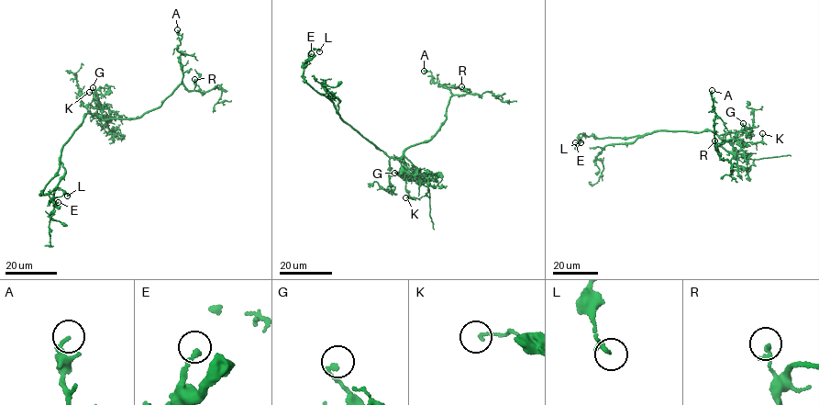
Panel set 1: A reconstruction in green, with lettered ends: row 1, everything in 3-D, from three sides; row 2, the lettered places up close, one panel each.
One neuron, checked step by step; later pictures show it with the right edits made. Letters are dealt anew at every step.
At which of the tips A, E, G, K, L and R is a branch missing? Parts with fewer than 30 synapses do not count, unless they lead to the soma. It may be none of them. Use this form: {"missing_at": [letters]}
{"missing_at": []}

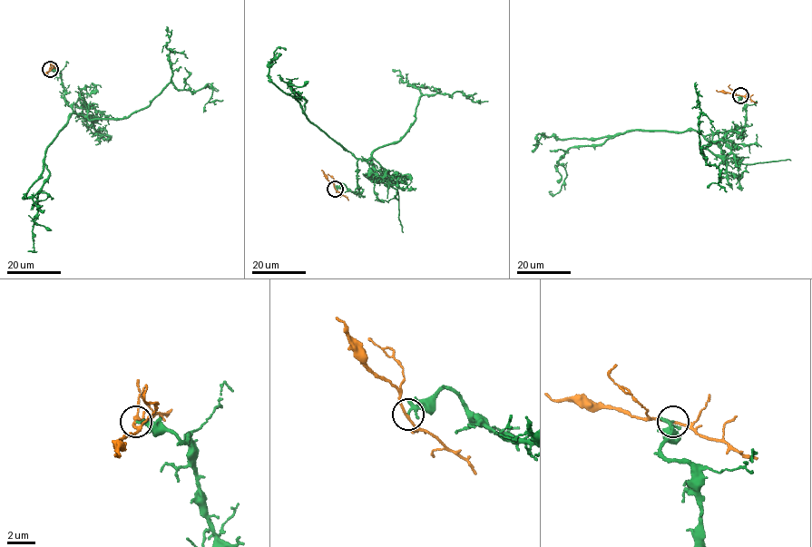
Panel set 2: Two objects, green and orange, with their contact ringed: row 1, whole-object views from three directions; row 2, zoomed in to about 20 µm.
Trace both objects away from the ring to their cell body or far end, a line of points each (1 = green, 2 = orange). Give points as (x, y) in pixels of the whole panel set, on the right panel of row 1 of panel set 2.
1: (740, 95), (746, 119), (738, 128), (703, 136), (638, 129), (574, 146), (558, 161), (566, 177), (552, 191)
2: (740, 95), (716, 90)

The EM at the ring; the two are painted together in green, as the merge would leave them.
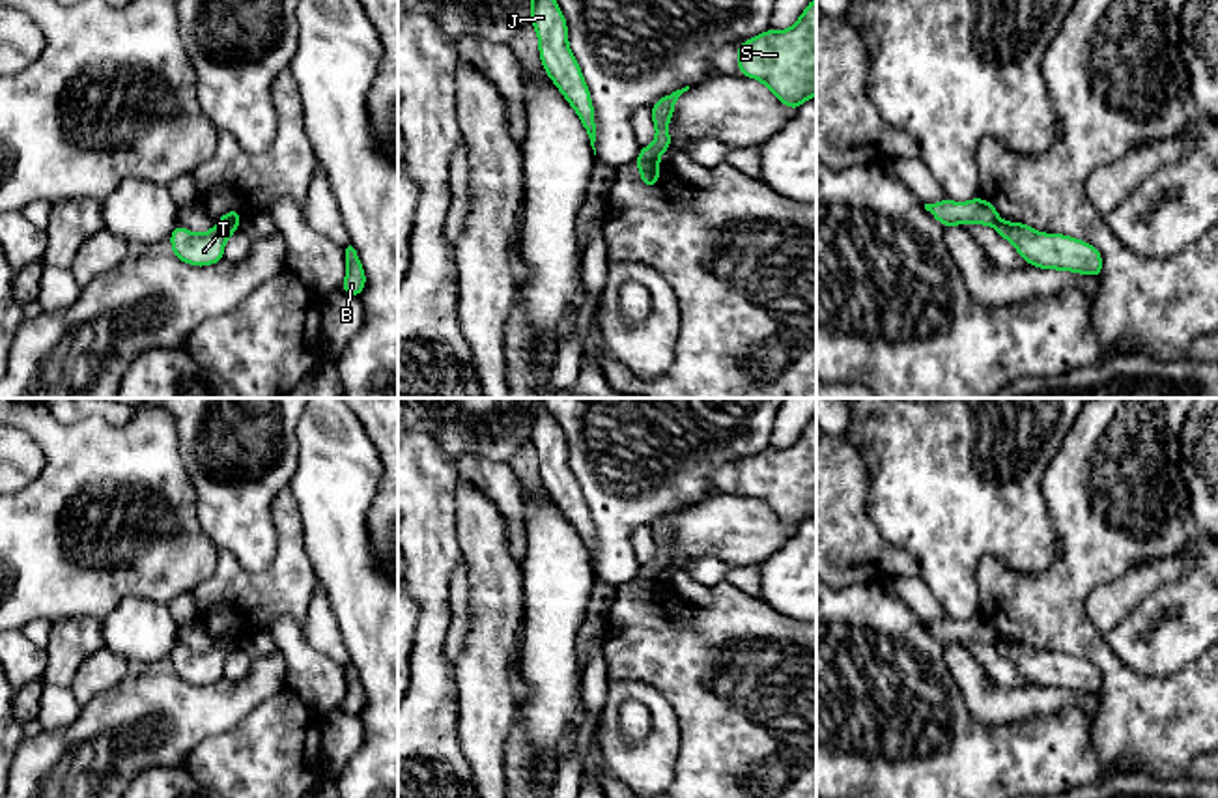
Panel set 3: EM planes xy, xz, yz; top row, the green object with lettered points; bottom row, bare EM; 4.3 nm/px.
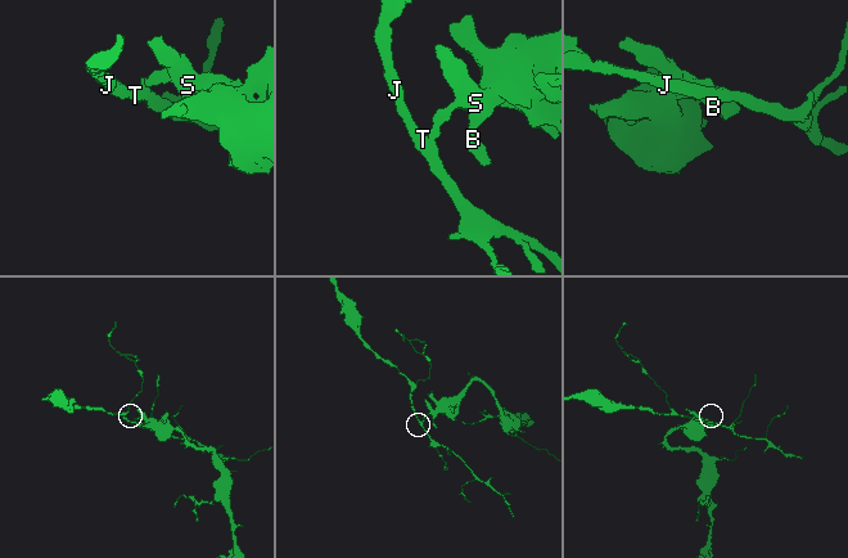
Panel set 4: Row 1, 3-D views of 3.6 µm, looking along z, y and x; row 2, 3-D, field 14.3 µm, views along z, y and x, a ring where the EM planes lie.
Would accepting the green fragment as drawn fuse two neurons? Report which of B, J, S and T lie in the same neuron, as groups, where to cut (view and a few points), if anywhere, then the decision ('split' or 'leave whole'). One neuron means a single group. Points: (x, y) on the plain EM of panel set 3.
B S / J T | xy (221, 640), (238, 643) | split

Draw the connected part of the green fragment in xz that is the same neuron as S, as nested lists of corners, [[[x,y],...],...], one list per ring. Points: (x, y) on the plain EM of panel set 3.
[[[816,415],[788,449],[766,450],[736,463],[738,493],[766,503],[788,527],[816,514]]]

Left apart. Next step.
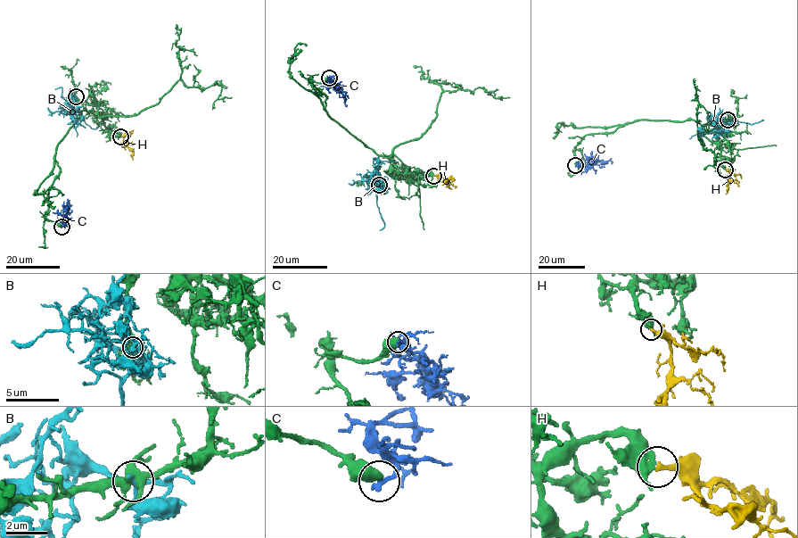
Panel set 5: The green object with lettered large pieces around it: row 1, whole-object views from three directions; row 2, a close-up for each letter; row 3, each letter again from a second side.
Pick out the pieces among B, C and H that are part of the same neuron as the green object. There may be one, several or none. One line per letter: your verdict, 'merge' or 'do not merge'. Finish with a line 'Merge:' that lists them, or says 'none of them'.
B: do not merge
C: do not merge
H: merge
Merge: H

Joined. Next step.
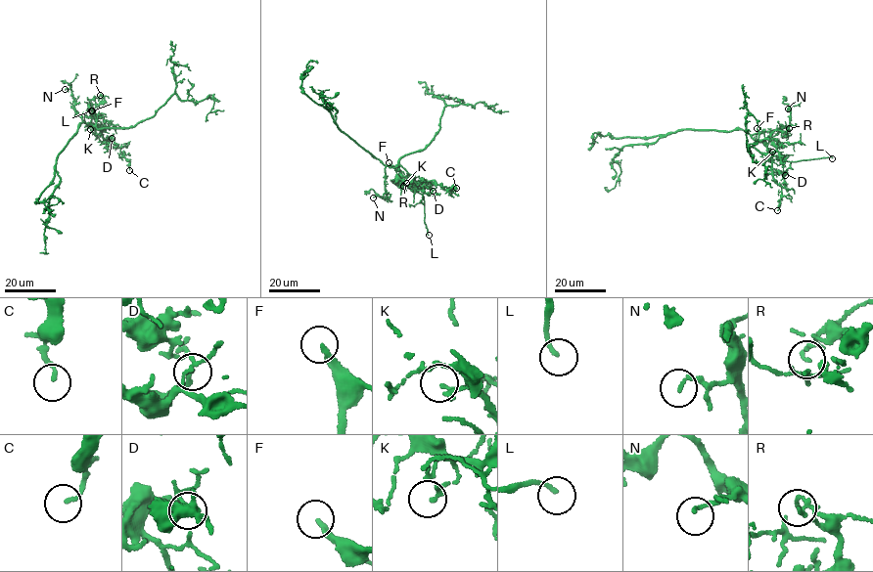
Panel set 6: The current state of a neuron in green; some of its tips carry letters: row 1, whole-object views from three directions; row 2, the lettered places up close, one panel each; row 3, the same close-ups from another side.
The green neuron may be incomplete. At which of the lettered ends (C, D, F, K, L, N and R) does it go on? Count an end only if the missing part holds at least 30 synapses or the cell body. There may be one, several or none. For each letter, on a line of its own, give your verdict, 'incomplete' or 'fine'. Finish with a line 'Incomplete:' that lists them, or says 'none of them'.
C: fine
D: fine
F: incomplete
K: fine
L: incomplete
N: fine
R: fine
Incomplete: F, L

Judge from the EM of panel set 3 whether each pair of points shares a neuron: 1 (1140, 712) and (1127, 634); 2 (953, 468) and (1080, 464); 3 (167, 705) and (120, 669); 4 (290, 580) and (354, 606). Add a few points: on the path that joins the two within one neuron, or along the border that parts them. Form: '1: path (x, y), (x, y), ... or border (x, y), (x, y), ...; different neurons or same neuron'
1: border (1104, 638), (1136, 671), (1177, 671); different neurons
2: border (1069, 427), (1041, 477), (1041, 496), (1048, 511); different neurons
3: border (131, 668), (113, 686), (88, 699); different neurons
4: border (301, 541), (318, 582); different neurons

